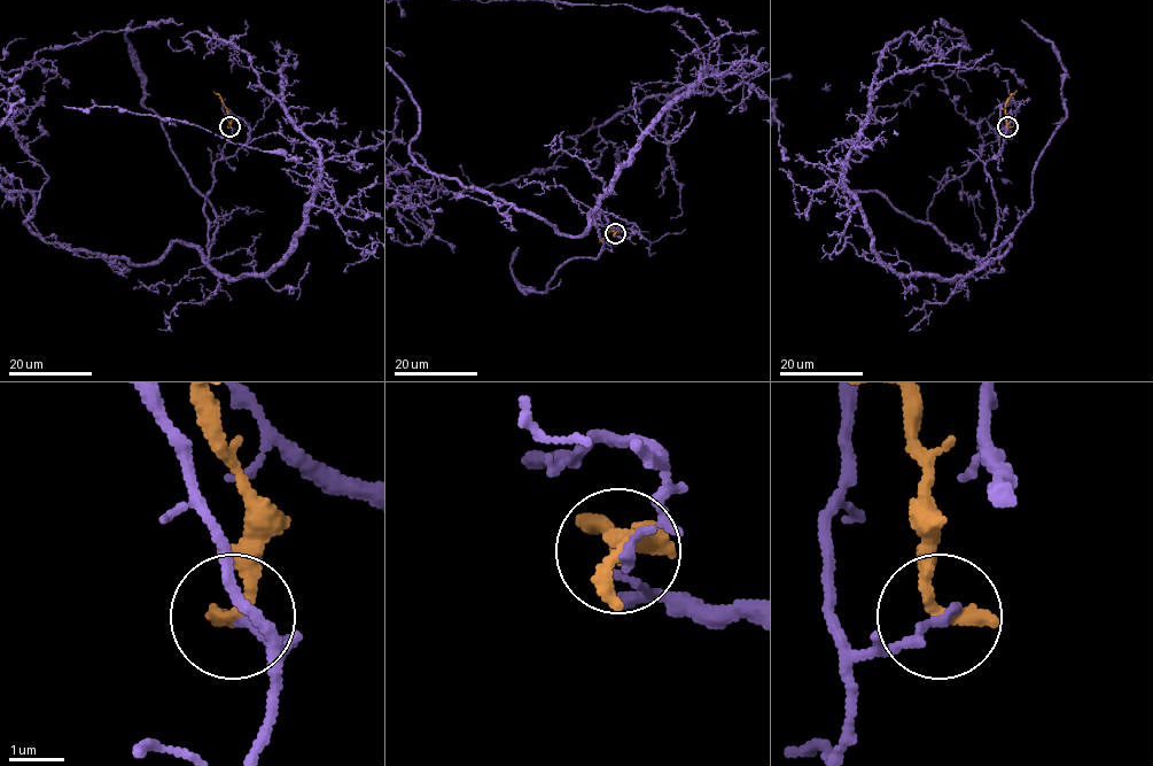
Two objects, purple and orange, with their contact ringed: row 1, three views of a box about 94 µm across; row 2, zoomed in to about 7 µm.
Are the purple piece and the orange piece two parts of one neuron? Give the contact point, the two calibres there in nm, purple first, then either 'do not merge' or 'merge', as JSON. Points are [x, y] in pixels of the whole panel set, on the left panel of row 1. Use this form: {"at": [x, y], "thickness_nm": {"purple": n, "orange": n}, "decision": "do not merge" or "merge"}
{"at": [230, 126], "thickness_nm": {"purple": 120, "orange": 300}, "decision": "do not merge"}

